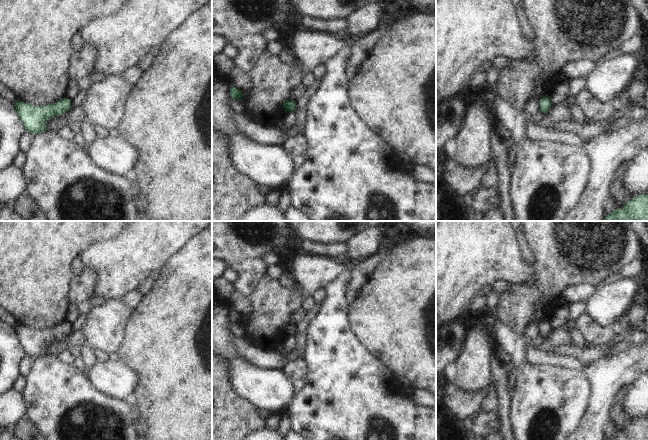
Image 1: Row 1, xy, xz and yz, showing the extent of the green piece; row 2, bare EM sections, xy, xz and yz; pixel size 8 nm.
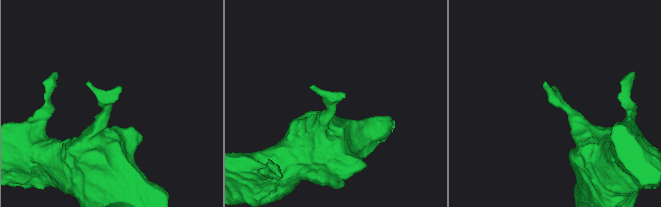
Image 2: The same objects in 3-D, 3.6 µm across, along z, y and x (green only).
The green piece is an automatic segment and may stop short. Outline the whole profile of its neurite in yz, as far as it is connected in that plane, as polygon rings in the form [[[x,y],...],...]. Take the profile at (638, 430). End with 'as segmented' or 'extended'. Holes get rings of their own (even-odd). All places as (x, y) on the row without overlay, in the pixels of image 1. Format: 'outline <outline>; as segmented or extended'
outline [[[648,418],[638,419],[626,426],[625,429],[619,434],[613,434],[606,440],[648,440]]]; as segmented

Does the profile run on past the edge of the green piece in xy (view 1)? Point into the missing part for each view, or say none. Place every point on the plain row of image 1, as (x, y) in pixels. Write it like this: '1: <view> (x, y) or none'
1: none

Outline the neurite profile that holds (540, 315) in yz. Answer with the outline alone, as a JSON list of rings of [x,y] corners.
[[[540,304],[535,305],[535,307],[534,307],[534,317],[535,317],[537,323],[542,323],[543,321],[547,320],[548,315],[544,311],[542,305],[540,305]]]

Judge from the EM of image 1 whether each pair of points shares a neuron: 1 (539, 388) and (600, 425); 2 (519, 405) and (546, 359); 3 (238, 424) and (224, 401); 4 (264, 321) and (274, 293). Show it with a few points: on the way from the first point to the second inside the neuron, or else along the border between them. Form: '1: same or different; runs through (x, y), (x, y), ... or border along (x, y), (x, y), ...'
1: different; border along (592, 393), (588, 409), (576, 429)
2: different; border along (526, 361), (532, 364), (557, 364), (563, 367)
3: same; runs through (232, 418), (224, 410), (224, 407)
4: same; runs through (270, 314), (271, 300)

